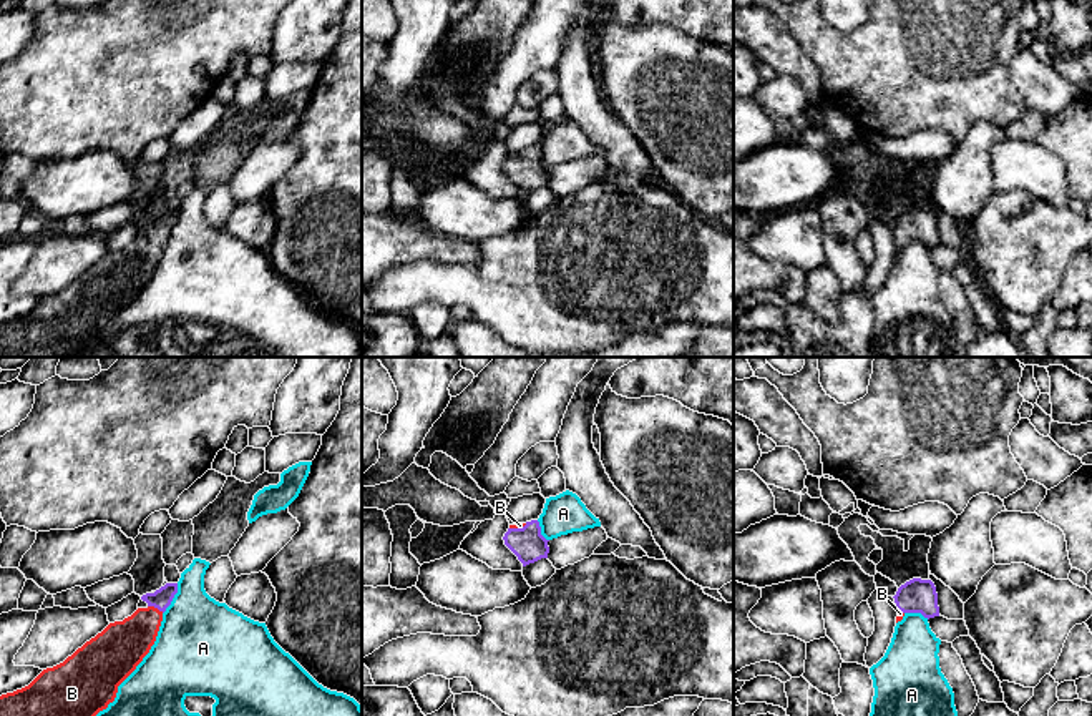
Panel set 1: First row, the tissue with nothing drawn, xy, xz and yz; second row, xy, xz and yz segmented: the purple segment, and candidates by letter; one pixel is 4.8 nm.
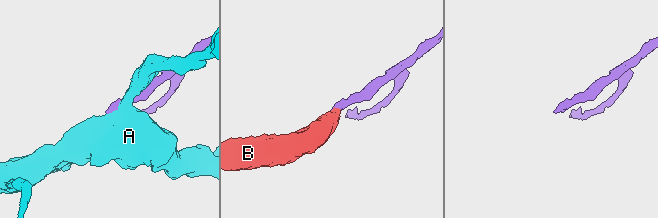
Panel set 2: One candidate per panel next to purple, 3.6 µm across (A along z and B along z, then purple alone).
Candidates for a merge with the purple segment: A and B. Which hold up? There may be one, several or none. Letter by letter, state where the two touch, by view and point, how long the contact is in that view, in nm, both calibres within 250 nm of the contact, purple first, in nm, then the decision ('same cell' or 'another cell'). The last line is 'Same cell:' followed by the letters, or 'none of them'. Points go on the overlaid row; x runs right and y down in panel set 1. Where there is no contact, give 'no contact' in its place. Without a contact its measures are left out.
A: xy (173, 597) | 170 nm | 100/420 nm | another cell
B: xy (156, 607) | 90 nm | 100/240 nm | same cell
Same cell: B

